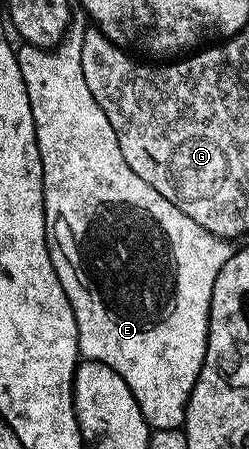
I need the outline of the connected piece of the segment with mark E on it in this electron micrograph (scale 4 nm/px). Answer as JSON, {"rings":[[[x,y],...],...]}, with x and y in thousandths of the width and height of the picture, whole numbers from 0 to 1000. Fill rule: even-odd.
{"rings":[[[301,45],[221,109],[153,111],[92,98],[68,111],[165,339],[197,570],[309,713],[321,791],[454,820],[518,855],[610,960],[711,958],[751,924],[751,893],[827,793],[855,633],[936,548],[916,532],[807,508],[791,490],[759,490],[727,463],[679,454],[631,419],[598,419],[502,365],[470,294],[373,223],[373,205],[341,187],[341,160],[325,160],[325,98],[349,65]]]}

